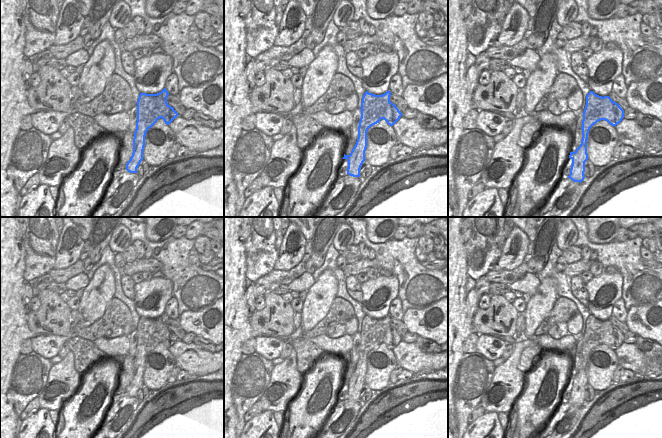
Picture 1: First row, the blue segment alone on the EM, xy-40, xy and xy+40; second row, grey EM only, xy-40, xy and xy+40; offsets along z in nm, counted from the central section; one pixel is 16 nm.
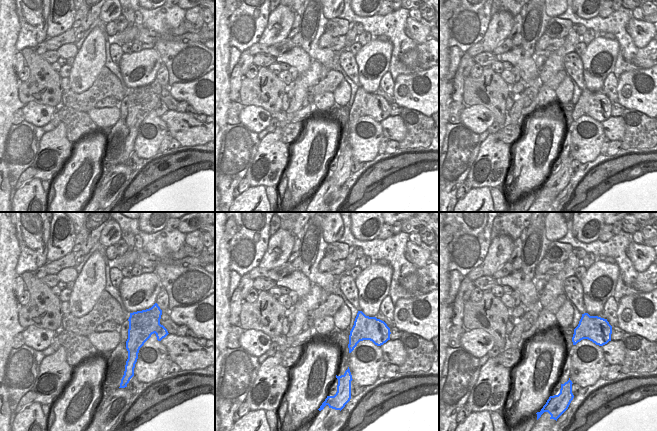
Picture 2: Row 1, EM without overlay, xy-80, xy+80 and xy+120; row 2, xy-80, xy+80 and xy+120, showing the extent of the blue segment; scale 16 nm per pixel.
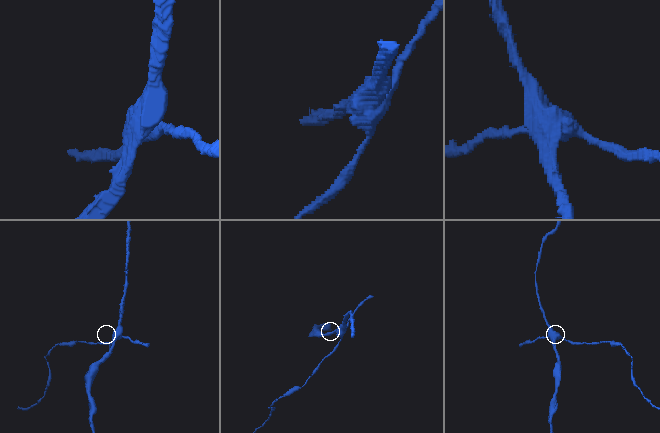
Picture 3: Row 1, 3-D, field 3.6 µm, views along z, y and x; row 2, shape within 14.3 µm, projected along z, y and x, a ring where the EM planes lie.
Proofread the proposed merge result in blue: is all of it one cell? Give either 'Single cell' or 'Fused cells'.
Fused cells

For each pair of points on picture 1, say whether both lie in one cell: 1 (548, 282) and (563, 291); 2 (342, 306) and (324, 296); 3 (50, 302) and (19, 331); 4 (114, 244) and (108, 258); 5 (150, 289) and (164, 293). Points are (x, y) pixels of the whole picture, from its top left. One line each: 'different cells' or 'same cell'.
1: different cells
2: different cells
3: different cells
4: different cells
5: same cell

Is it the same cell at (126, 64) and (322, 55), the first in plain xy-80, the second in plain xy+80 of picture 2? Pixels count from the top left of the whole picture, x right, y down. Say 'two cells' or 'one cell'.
two cells

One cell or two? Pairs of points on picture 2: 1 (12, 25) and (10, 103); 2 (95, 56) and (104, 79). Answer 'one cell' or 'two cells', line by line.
1: one cell
2: two cells

